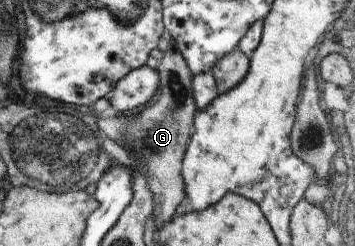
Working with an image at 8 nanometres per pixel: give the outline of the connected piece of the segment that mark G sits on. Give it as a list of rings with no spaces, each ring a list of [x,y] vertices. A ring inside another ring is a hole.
[[[170,45],[163,52],[155,68],[158,71],[158,93],[156,101],[134,117],[113,116],[96,119],[101,133],[122,145],[132,157],[132,164],[145,176],[148,189],[153,196],[152,217],[158,229],[170,221],[174,209],[185,197],[181,175],[181,161],[193,127],[196,105],[191,91],[191,77],[186,63],[176,45]]]

